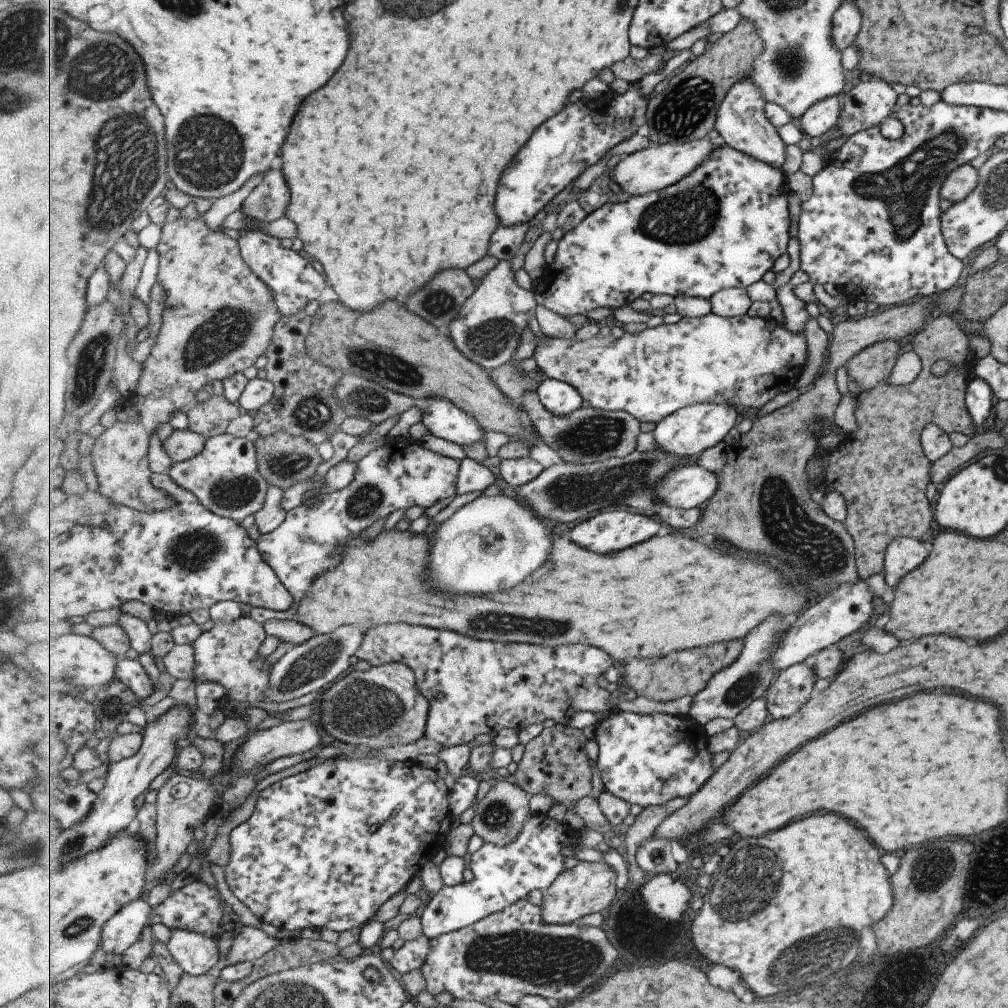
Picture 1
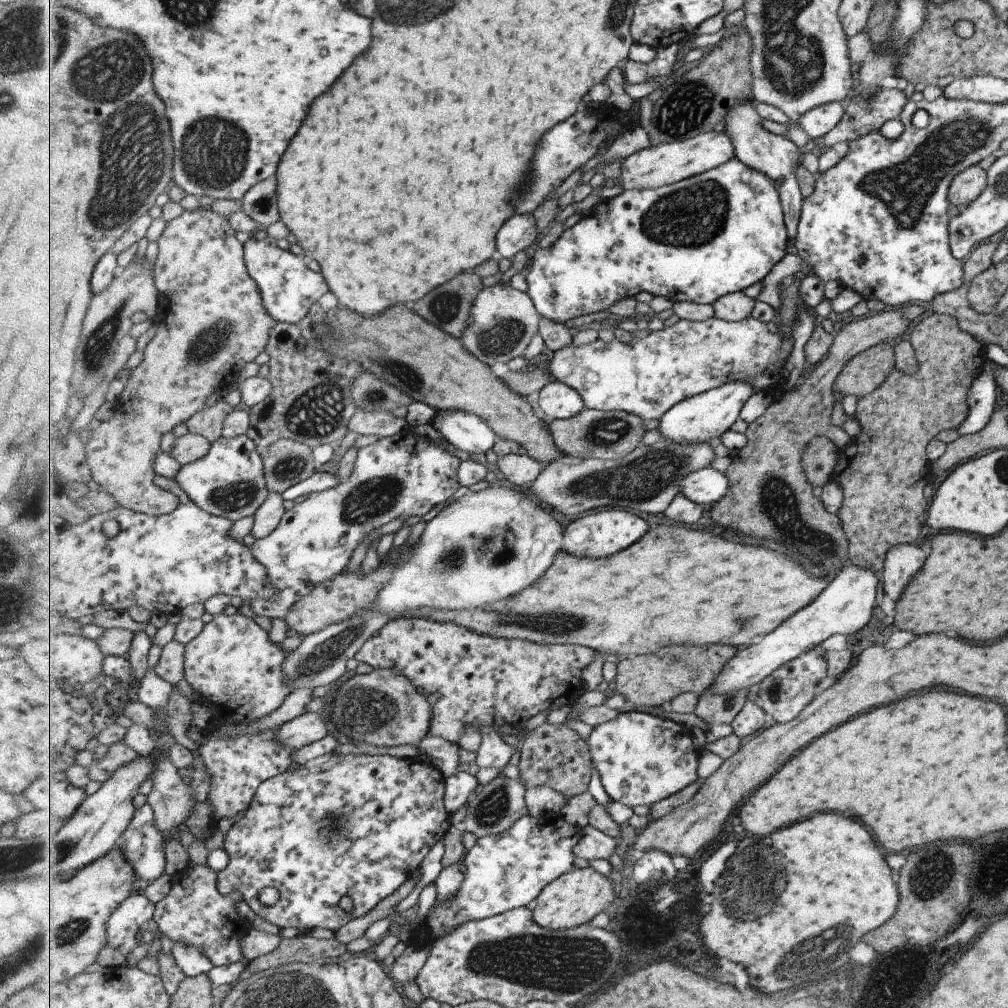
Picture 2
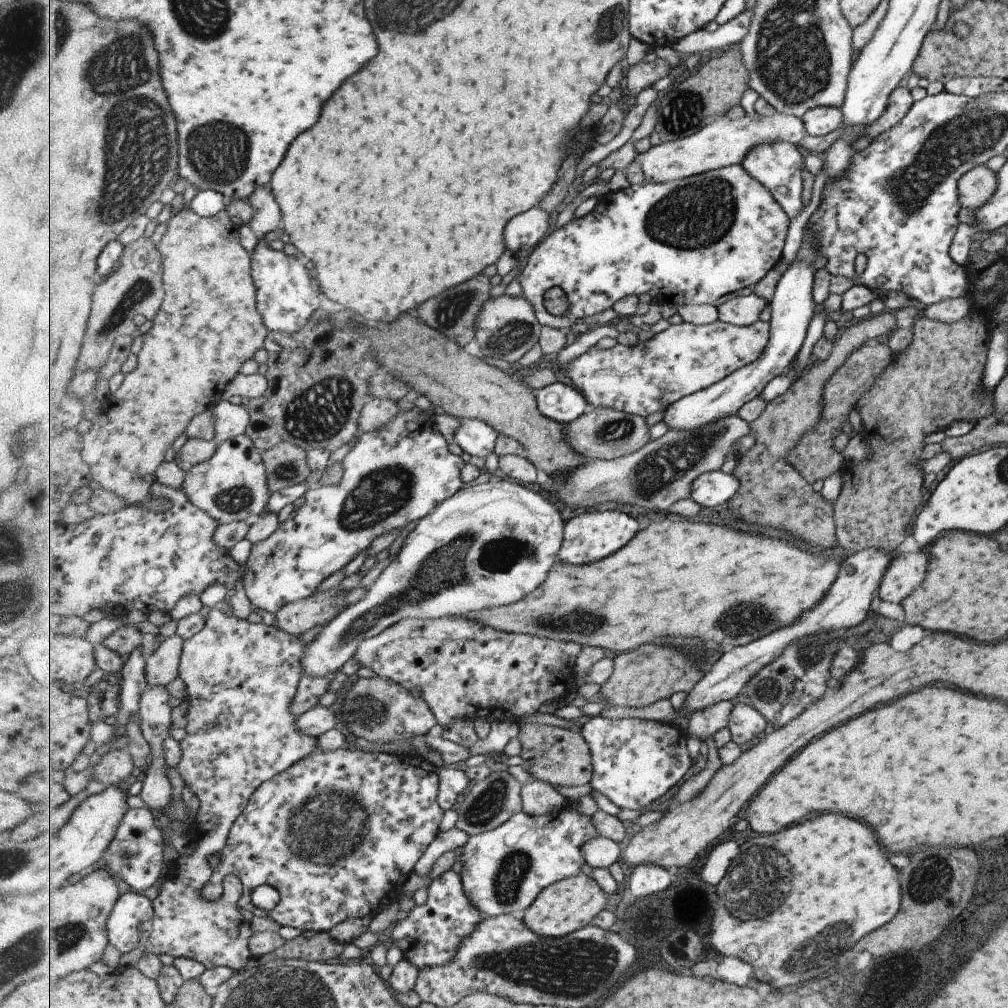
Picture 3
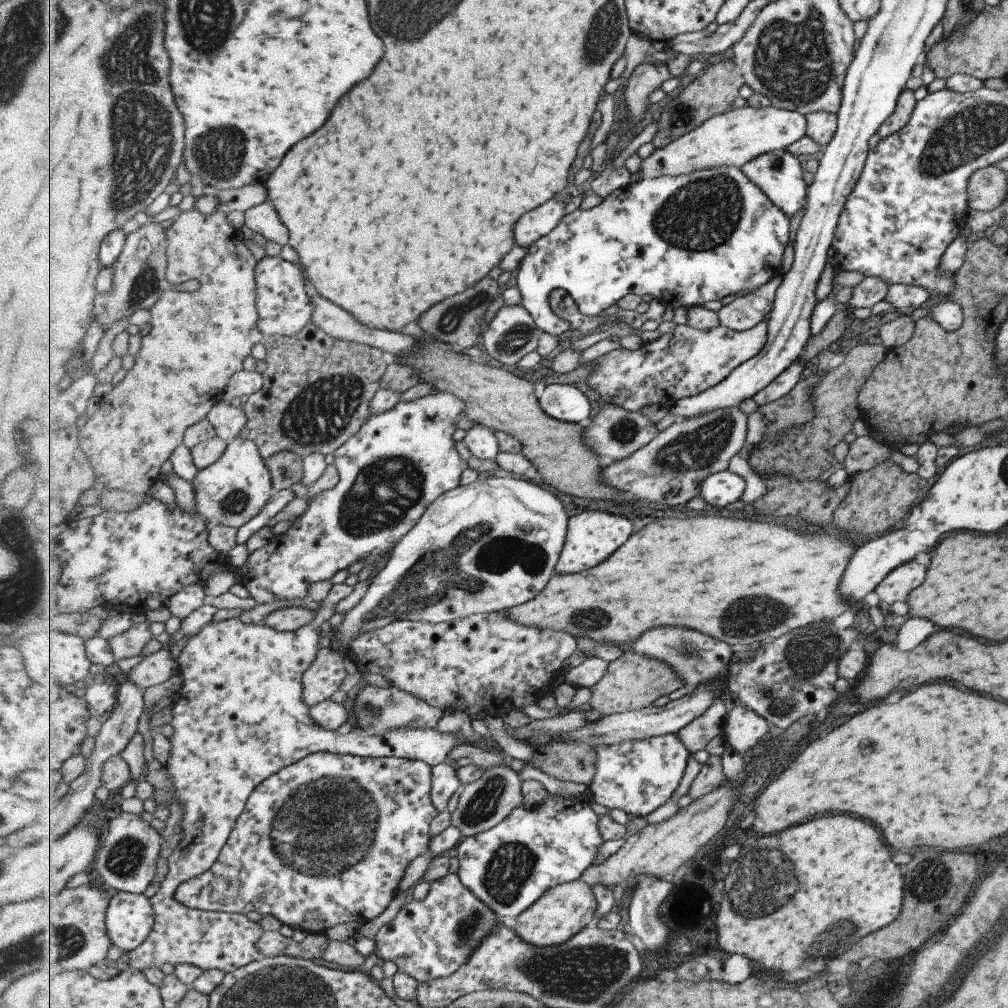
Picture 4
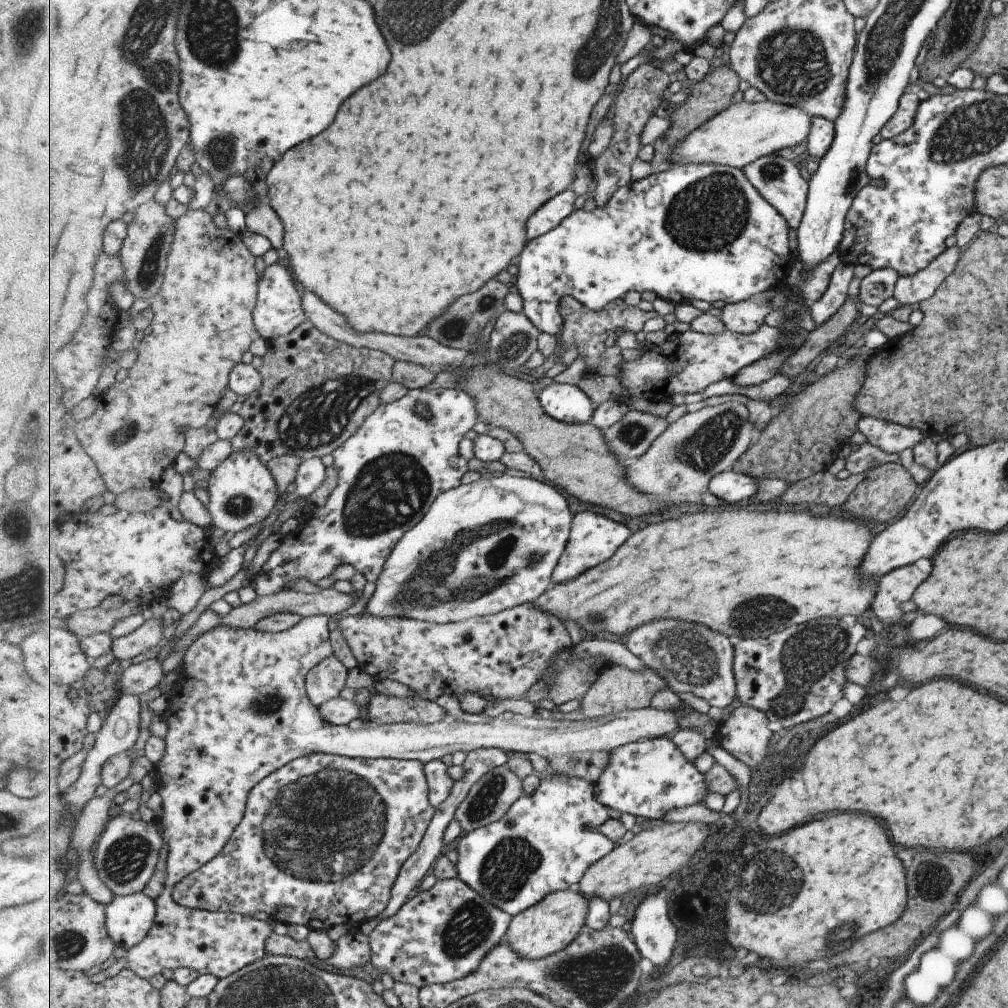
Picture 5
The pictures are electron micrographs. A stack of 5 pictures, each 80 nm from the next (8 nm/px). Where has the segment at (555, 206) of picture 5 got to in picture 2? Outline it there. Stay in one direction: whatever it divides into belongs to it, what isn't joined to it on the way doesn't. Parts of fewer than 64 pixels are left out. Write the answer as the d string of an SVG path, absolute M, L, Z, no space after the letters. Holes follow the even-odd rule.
M532 215L513 216L503 230L499 230L497 257L515 258L521 250L530 249L541 237L535 230L535 220Z

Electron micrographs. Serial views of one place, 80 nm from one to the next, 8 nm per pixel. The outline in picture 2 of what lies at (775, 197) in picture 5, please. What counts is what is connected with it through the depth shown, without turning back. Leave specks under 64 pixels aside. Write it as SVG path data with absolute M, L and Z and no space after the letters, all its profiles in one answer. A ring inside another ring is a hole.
M752 95L744 101L734 104L724 118L725 130L733 139L734 146L737 147L737 156L744 163L747 163L747 166L764 172L776 182L786 215L787 238L793 242L798 233L804 201L795 172L797 172L797 167L801 165L804 151L795 146L795 142L790 138L769 132L761 122L763 117L759 114L756 104L757 100Z

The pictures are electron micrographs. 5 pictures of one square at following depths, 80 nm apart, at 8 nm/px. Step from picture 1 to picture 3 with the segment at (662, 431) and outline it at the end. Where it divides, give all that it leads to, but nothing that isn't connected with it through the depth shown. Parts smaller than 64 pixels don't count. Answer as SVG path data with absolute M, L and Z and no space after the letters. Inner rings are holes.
M807 234L803 237L796 258L782 274L774 290L770 302L771 330L766 352L758 361L736 370L729 377L725 377L722 381L710 386L709 389L683 397L671 405L663 414L663 421L669 430L697 431L702 426L734 417L747 402L751 402L753 398L761 395L771 380L783 375L793 364L792 360L797 358L805 344L811 317L818 309L813 298L815 271L813 271L812 263L816 257L819 257L817 256L819 252L817 252L815 236L817 234Z

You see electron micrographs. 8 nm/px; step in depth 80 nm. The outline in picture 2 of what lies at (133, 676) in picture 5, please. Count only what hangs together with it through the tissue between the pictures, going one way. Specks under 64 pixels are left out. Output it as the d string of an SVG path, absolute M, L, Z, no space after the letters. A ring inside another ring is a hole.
M175 640L163 647L159 662L153 670L171 684L186 678L186 645Z

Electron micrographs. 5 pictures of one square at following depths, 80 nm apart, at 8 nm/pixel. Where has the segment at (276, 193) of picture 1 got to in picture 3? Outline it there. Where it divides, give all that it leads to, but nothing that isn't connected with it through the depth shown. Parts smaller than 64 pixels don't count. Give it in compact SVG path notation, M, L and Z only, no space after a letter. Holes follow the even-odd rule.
M270 185L258 186L250 196L249 204L254 210L249 227L259 238L282 226L283 213Z

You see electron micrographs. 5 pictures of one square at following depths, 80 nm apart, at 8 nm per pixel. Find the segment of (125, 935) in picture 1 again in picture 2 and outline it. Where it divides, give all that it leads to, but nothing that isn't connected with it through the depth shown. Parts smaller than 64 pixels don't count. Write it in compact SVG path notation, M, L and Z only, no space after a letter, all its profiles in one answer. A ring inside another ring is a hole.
M133 894L119 905L107 923L107 946L119 950L127 956L141 944L144 927L154 920L156 904L145 895Z

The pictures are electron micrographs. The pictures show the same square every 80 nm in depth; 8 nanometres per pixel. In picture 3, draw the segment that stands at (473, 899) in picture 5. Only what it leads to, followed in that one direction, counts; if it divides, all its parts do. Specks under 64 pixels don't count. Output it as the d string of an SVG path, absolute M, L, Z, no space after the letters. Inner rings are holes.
M447 871L443 876L433 880L427 891L428 900L424 905L413 907L405 919L395 922L396 925L391 932L392 941L390 943L396 942L402 950L403 959L409 959L412 963L415 963L420 968L420 972L428 966L446 965L451 958L456 958L459 943L463 938L468 937L483 920L482 914L474 907L465 891L460 873Z

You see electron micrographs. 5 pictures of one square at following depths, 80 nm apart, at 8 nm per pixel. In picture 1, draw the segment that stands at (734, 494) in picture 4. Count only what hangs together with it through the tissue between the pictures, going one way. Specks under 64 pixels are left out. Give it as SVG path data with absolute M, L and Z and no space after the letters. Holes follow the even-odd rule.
M697 463L677 465L656 486L656 496L673 508L701 508L715 496L720 481L716 473Z

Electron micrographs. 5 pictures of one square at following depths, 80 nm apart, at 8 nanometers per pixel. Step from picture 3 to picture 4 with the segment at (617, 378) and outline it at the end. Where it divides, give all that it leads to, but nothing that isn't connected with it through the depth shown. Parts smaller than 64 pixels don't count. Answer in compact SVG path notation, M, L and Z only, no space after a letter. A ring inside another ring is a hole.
M765 320L755 328L737 331L722 323L711 330L699 330L691 324L677 325L673 333L659 340L642 344L638 350L617 348L600 356L588 377L587 391L605 403L625 410L640 411L651 404L673 408L677 401L701 394L726 381L735 369L758 357L770 340L770 327Z

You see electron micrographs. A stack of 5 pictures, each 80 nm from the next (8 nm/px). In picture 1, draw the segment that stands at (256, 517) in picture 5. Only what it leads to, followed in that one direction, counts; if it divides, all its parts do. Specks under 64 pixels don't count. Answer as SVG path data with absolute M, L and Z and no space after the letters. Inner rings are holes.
M227 432L208 439L204 449L192 459L175 463L168 475L179 486L191 491L209 510L242 523L245 518L256 515L266 505L269 484L261 474L258 462L258 447L251 439L236 437Z

